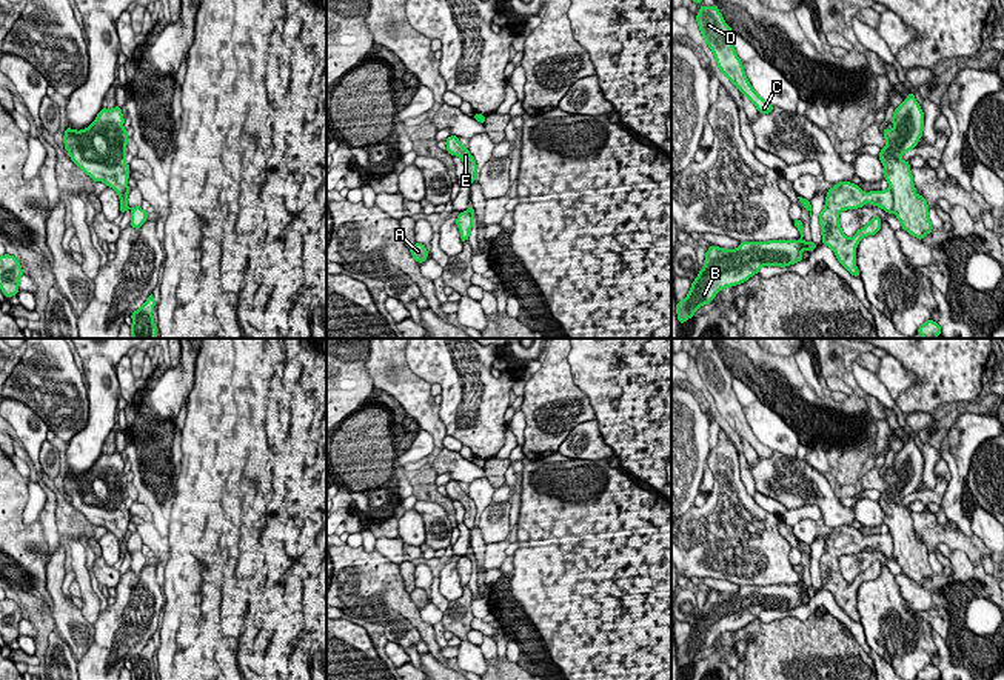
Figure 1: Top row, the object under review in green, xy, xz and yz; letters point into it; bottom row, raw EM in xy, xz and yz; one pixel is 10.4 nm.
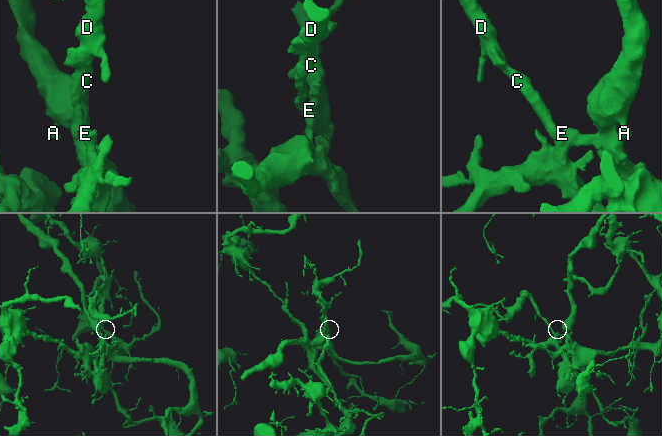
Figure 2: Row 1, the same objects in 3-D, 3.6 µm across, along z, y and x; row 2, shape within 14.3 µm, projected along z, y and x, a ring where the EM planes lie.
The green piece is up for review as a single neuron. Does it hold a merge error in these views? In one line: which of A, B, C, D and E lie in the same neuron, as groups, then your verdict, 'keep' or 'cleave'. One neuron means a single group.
A / B C D E; cleave

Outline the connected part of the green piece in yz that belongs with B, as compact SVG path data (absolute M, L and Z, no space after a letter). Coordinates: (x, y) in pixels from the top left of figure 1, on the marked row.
M802 218L793 220L793 225L801 232L799 240L741 242L736 249L710 246L690 292L676 305L678 322L682 325L694 317L694 312L708 305L721 289L747 282L762 266L785 268L802 262L802 251L815 251L818 246L802 240Z

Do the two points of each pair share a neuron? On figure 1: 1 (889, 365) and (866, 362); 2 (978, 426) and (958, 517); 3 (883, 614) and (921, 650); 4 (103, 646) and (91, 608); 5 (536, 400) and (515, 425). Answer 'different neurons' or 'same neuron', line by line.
1: different neurons
2: same neuron
3: same neuron
4: different neurons
5: different neurons

